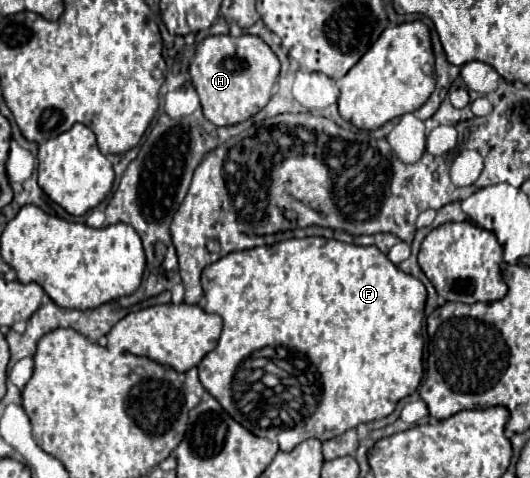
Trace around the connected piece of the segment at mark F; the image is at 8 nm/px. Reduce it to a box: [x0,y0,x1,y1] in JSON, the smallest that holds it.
[199,238,427,452]

